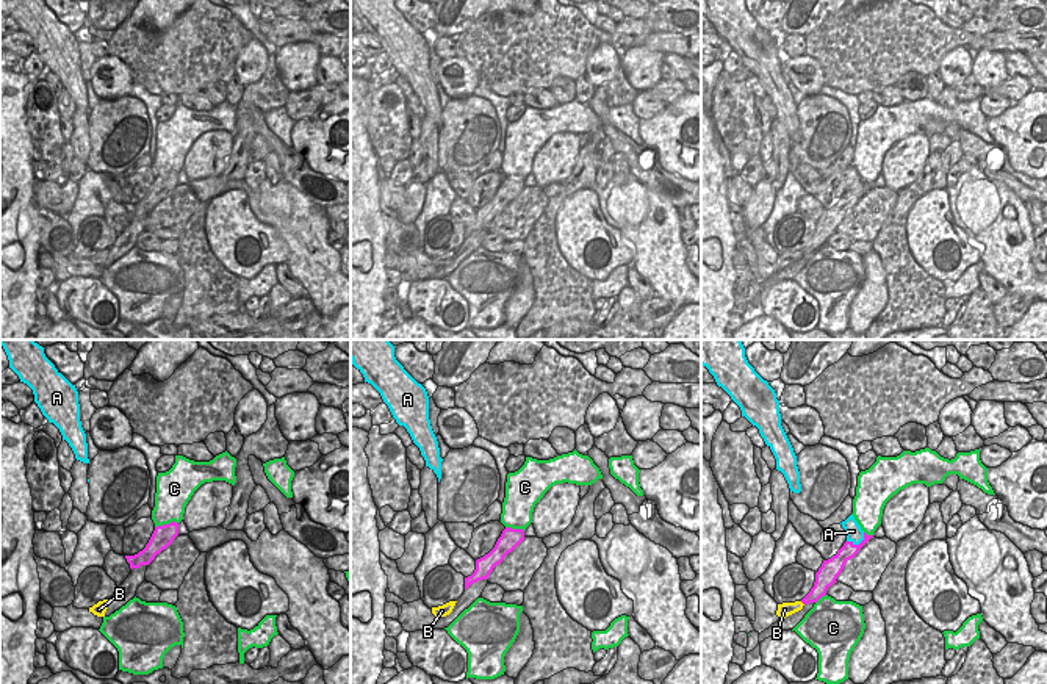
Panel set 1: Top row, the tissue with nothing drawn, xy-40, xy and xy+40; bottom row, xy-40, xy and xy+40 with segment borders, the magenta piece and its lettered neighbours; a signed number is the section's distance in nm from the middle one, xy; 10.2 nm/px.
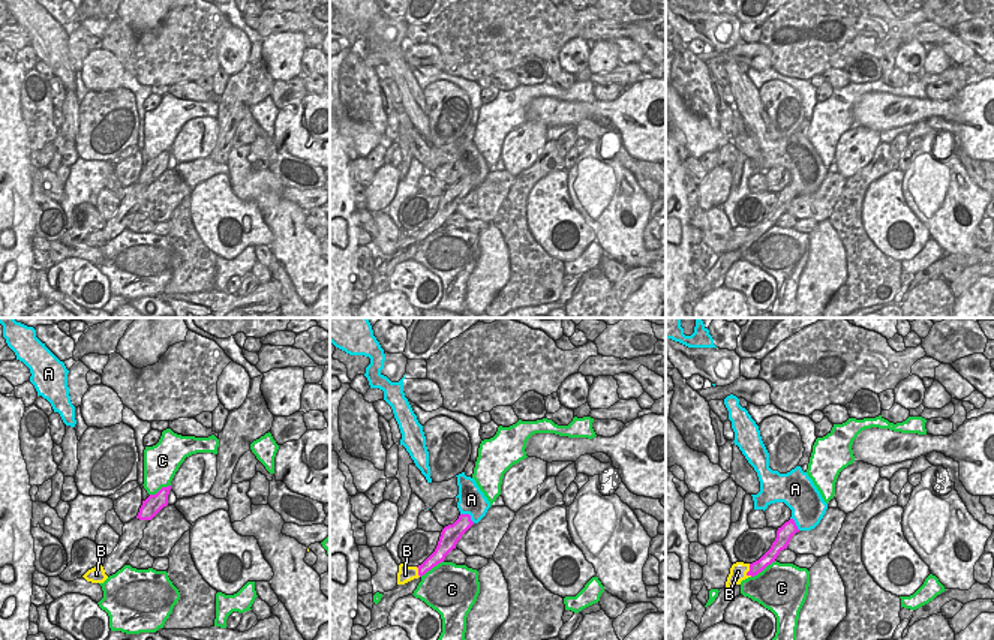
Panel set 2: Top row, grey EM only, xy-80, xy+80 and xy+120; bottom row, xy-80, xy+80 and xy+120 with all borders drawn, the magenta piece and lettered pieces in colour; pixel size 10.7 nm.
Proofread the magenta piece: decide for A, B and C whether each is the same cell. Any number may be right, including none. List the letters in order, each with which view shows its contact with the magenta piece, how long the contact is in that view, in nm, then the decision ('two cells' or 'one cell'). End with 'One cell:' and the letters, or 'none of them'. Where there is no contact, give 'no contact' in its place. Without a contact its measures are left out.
A: xy+40 | 220 nm | two cells
B: no contact | two cells
C: xy-40 | 240 nm | two cells
One cell: none of them

